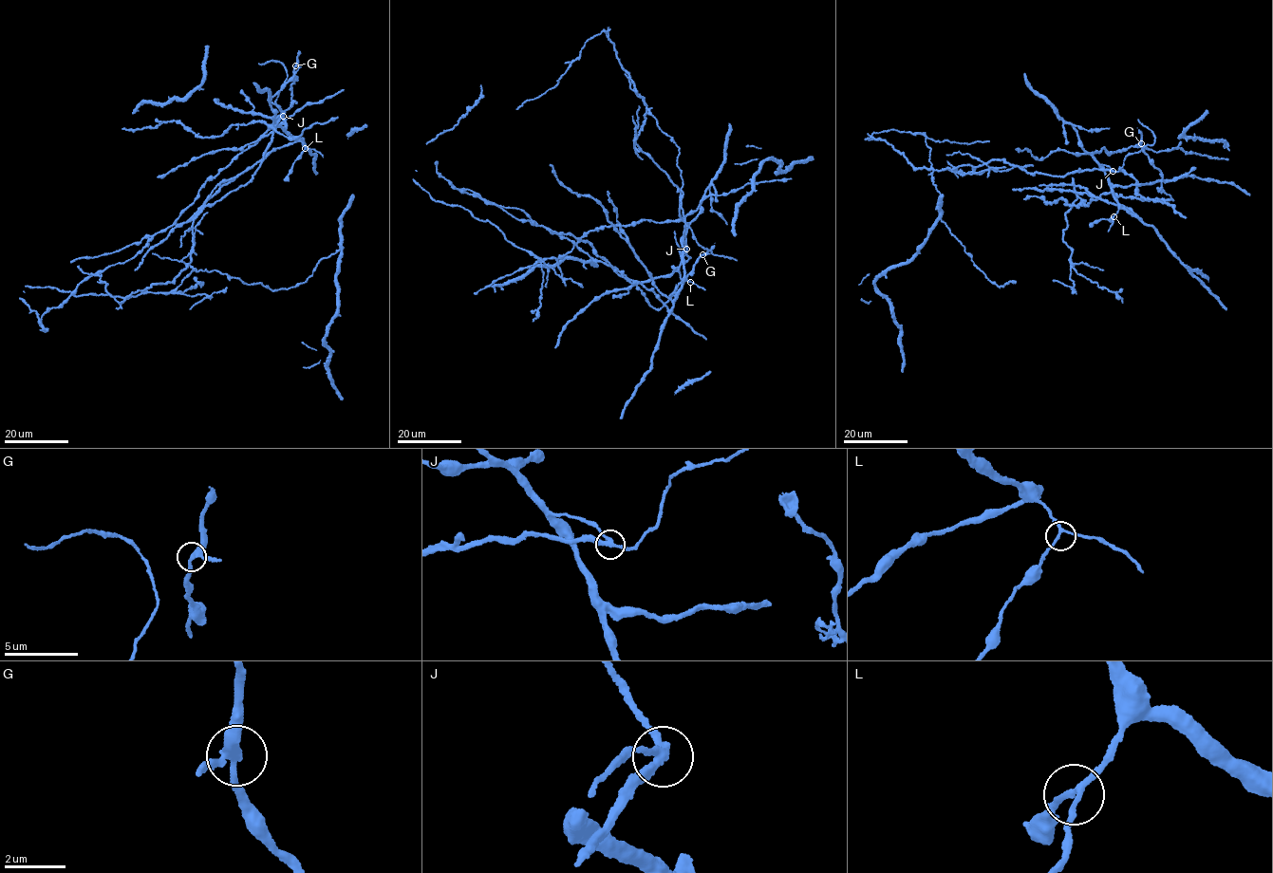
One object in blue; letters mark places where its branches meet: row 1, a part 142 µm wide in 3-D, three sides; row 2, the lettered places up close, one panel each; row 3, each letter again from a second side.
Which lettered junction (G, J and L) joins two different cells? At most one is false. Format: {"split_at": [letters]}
{"split_at": ["J"]}

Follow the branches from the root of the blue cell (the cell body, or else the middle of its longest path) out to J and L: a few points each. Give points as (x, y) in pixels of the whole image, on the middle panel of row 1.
J: (696, 261), (683, 249), (679, 250), (684, 252), (686, 249)
L: (696, 261), (683, 249), (679, 250), (686, 250), (683, 242), (682, 262), (685, 278), (690, 282)

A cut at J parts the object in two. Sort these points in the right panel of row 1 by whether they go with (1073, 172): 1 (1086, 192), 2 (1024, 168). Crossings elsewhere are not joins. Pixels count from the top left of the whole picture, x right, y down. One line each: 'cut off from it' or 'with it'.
1: cut off from it
2: with it

